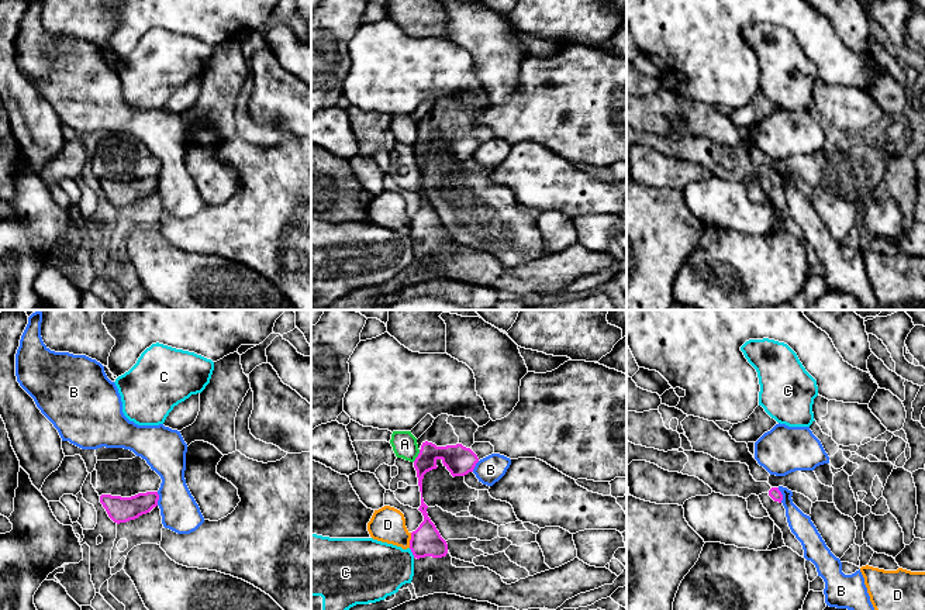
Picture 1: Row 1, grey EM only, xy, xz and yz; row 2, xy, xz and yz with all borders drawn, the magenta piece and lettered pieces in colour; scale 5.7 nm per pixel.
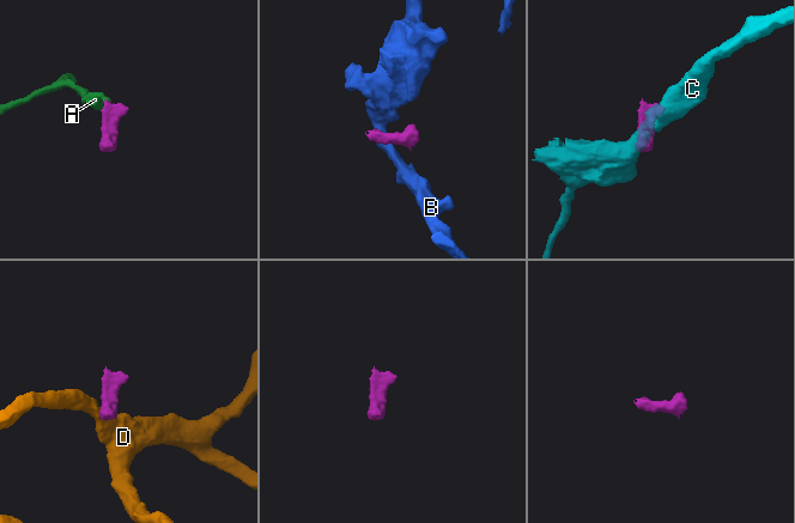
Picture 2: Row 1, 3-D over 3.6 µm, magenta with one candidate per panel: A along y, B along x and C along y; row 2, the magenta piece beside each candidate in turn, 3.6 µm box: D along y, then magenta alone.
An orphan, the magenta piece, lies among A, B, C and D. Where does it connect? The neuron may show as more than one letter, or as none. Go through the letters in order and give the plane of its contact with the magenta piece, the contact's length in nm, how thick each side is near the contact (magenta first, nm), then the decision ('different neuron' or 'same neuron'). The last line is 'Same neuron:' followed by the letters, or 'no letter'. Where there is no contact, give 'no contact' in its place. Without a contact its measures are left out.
A: contact in xz; length 80 nm; calibres 170 and 140 nm; different neuron
B: contact in yz; length 90 nm; calibres 70 and 130 nm; different neuron
C: contact in xz; length 70 nm; calibres 180 and 340 nm; different neuron
D: contact in xz; length 90 nm; calibres 180 and 200 nm; different neuron
Same neuron: no letter

